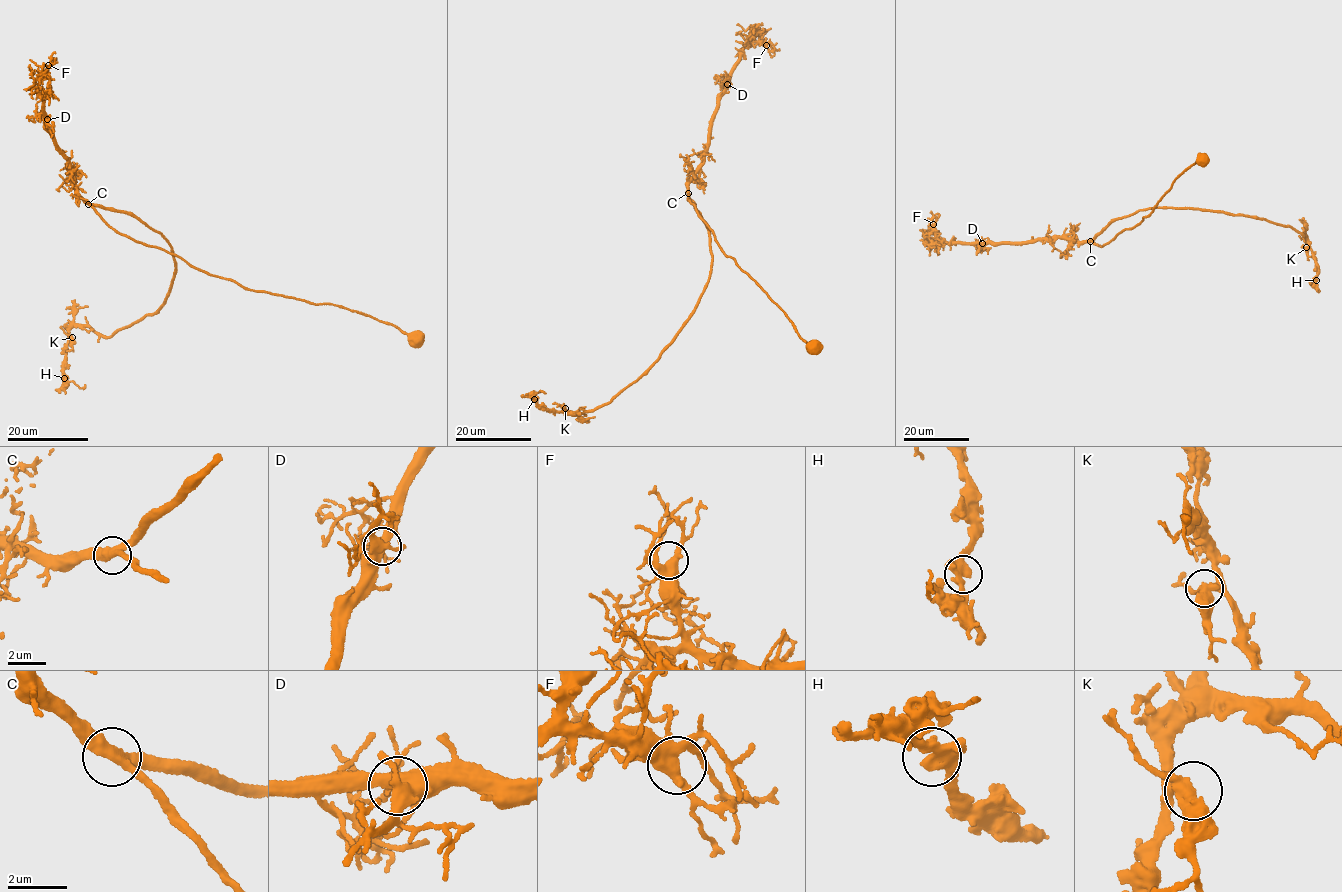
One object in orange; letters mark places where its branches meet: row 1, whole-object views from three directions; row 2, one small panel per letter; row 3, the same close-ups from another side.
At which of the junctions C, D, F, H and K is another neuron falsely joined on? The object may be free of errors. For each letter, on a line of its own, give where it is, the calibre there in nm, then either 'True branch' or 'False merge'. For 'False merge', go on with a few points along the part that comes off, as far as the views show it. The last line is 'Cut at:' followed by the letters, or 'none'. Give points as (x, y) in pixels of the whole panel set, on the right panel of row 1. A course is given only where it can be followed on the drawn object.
C: Place: (1090, 241). Thickness 400 nm. True branch
D: Place: (982, 243). Thickness 360 nm. True branch
F: Place: (933, 224). Thickness 360 nm. True branch
H: Place: (1316, 280). Thickness 340 nm. True branch
K: Place: (1306, 247). Thickness 360 nm. True branch
Cut at: none

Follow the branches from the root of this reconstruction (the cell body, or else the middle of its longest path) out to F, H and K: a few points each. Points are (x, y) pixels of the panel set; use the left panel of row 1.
F: (415, 338), (339, 305), (248, 289), (120, 234), (76, 193), (68, 162), (43, 128), (37, 95), (48, 65)
H: (415, 338), (208, 274), (92, 205), (158, 232), (177, 270), (156, 313), (103, 338), (71, 328), (64, 378)
K: (415, 338), (208, 274), (92, 205), (158, 232), (177, 270), (156, 313), (72, 337)

